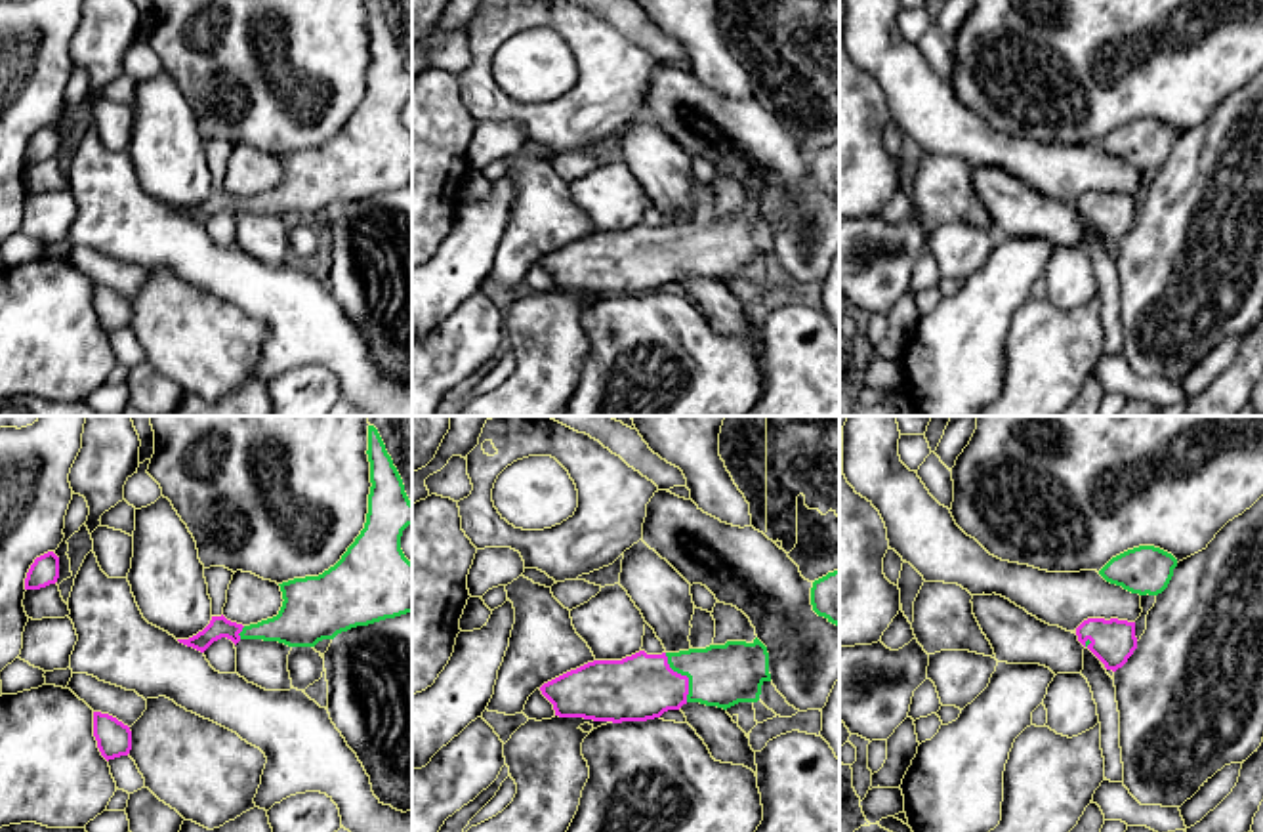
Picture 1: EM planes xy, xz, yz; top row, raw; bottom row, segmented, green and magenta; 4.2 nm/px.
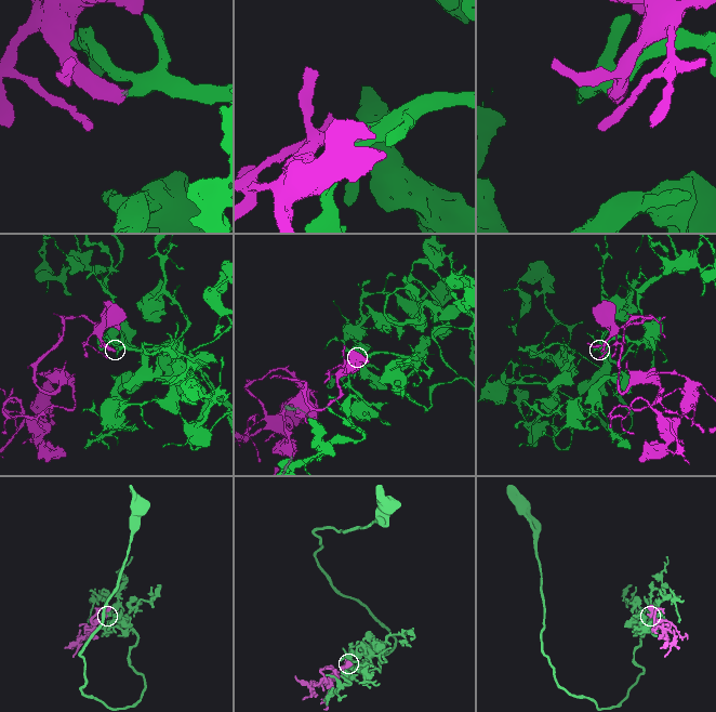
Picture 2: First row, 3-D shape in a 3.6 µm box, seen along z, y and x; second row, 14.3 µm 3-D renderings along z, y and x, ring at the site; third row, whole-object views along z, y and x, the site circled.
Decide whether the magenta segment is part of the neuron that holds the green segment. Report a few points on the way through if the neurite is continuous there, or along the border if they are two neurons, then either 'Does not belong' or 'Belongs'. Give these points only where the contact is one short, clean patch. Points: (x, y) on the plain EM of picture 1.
Path across: xz (722, 249), (683, 247), (638, 260). Belongs

